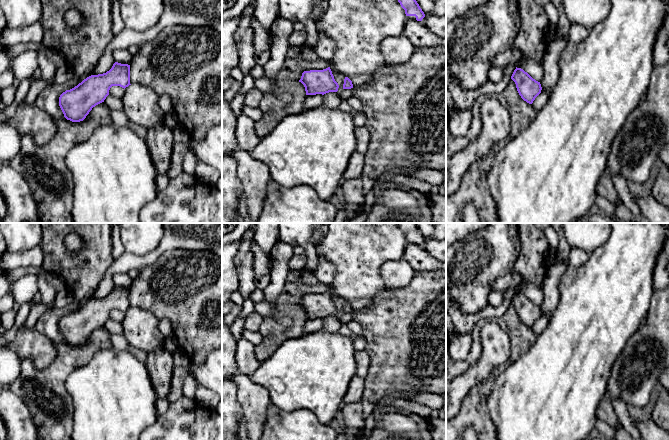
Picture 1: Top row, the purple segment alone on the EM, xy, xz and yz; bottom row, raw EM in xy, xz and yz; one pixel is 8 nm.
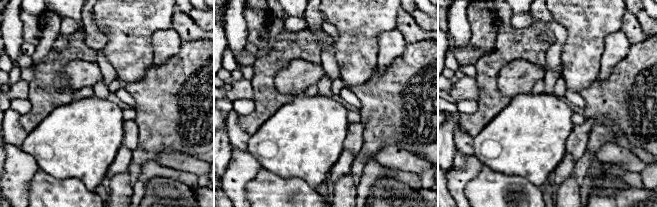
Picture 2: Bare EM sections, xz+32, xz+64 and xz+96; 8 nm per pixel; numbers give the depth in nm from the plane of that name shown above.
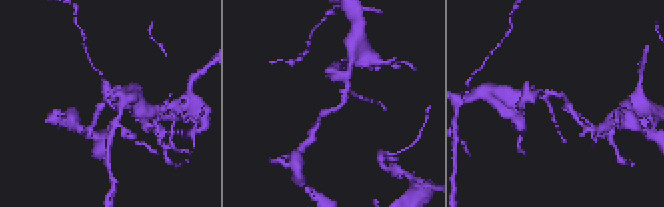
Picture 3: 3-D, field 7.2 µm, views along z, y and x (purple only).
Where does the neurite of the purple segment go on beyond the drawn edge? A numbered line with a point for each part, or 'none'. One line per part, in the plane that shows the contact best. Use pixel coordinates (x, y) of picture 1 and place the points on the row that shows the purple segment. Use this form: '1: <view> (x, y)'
none

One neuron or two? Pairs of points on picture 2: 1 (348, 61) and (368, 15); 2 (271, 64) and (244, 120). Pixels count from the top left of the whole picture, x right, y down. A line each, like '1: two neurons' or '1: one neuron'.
1: one neuron
2: one neuron

